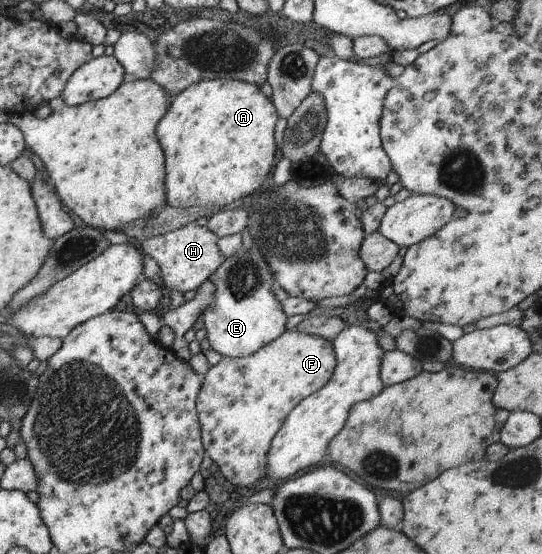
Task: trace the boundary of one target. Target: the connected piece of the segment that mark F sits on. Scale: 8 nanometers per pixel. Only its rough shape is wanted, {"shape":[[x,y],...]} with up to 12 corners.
{"shape":[[300,328],[221,357],[195,399],[228,483],[266,478],[275,433],[330,379],[331,343]]}

